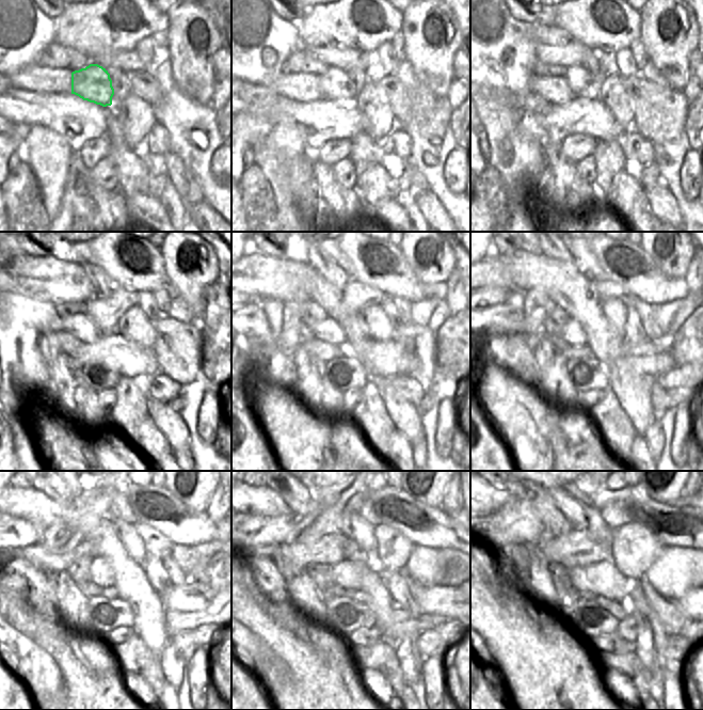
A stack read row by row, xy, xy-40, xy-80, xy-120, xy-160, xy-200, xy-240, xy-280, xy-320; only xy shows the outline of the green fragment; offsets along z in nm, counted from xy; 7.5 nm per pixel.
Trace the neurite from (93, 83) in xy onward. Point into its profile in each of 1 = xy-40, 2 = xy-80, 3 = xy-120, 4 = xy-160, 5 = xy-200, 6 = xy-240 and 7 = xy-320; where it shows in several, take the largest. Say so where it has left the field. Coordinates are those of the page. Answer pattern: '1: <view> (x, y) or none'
1: xy-40 (335, 83)
2: xy-80 (584, 84)
3: xy-120 (105, 311)
4: xy-160 (356, 297)
5: xy-200 (606, 289)
6: xy-240 (156, 545)
7: xy-320 (634, 550)

